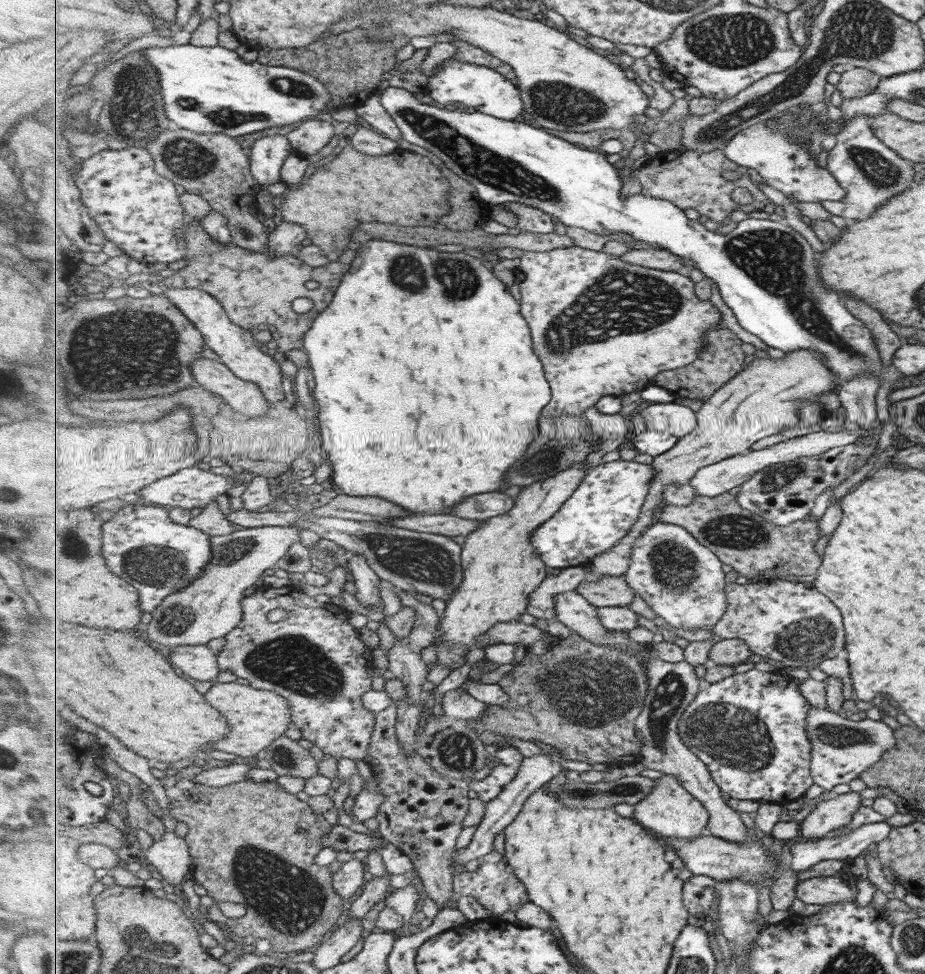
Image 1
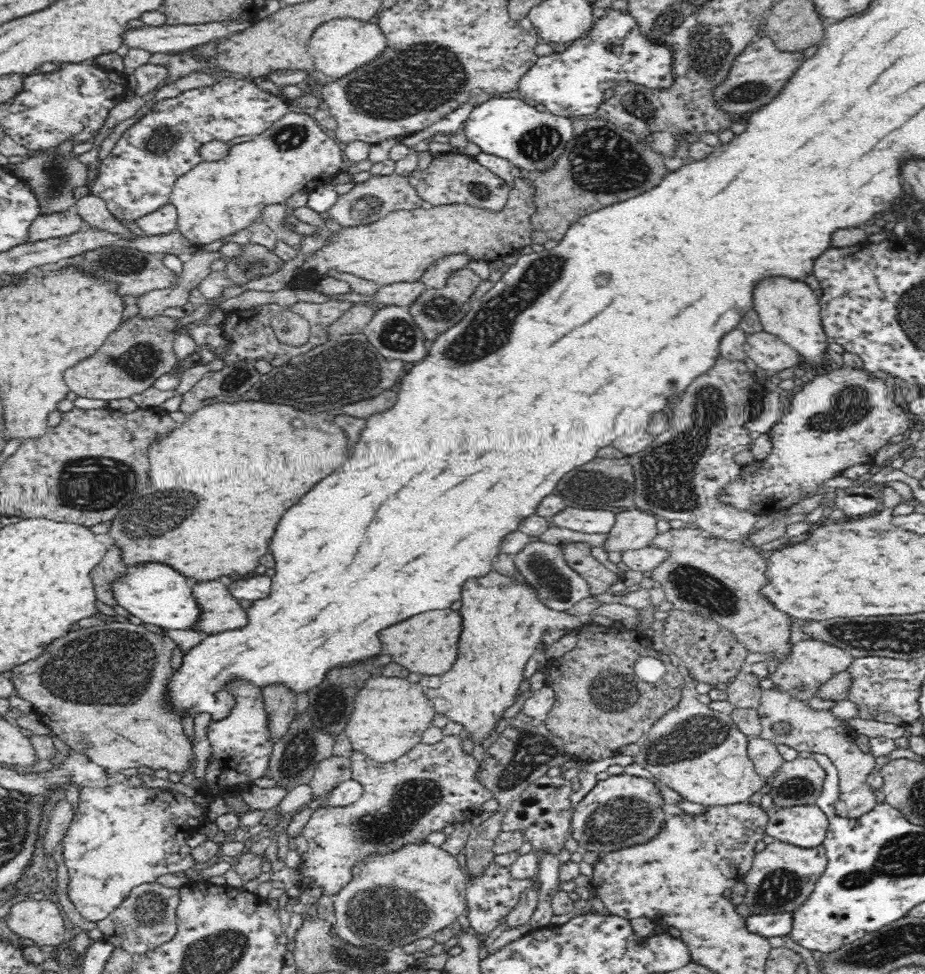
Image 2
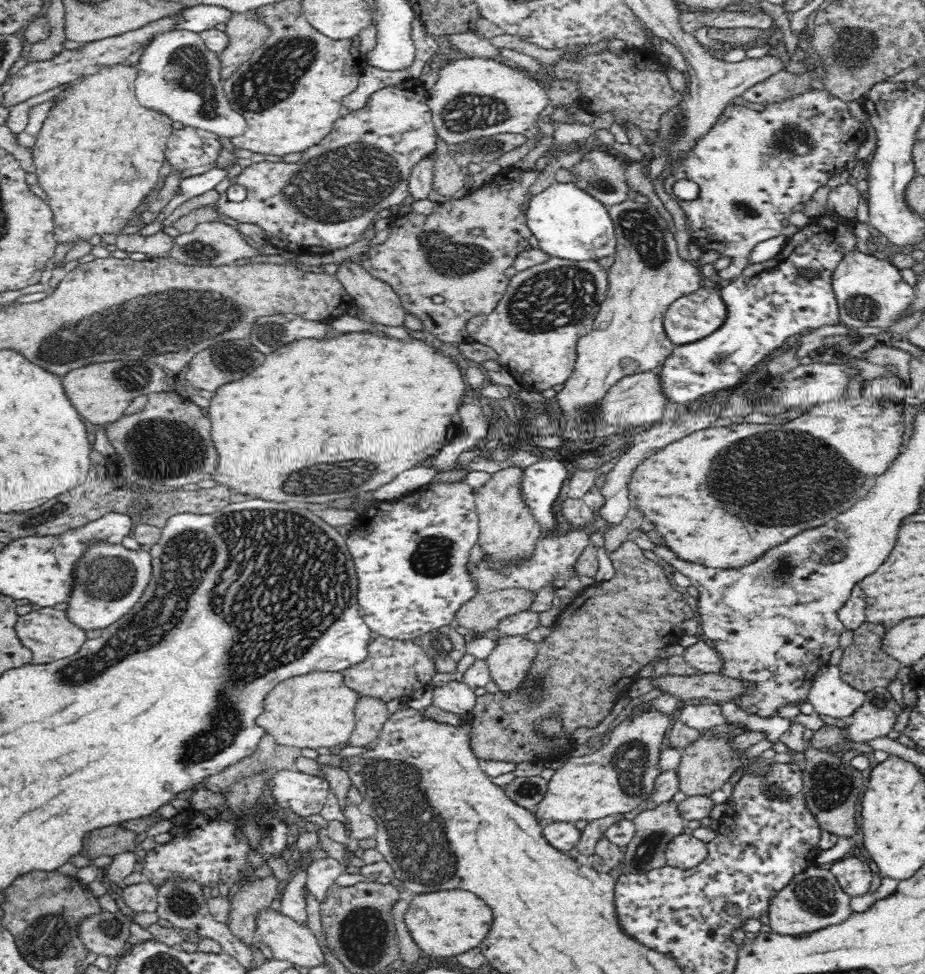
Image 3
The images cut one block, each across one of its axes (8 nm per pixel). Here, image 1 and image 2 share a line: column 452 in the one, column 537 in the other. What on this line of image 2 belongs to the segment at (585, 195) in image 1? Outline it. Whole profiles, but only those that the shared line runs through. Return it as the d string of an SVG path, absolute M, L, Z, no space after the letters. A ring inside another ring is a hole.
M494 96L472 109L461 130L466 134L466 138L480 146L484 153L502 156L522 170L546 170L564 152L566 144L572 140L573 121L571 117L543 110L523 98Z

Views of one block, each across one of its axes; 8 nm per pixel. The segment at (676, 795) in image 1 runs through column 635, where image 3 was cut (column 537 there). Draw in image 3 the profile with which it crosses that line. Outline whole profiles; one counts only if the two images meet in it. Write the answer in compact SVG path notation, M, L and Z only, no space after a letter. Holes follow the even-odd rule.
M646 711L636 715L633 719L624 719L610 733L608 744L600 747L594 754L588 756L570 756L549 780L549 787L544 800L533 809L539 821L543 819L555 822L576 823L580 820L594 821L614 814L626 814L638 808L652 809L653 792L657 776L662 774L660 763L660 748L662 740L670 728L671 716L658 713L658 711Z

